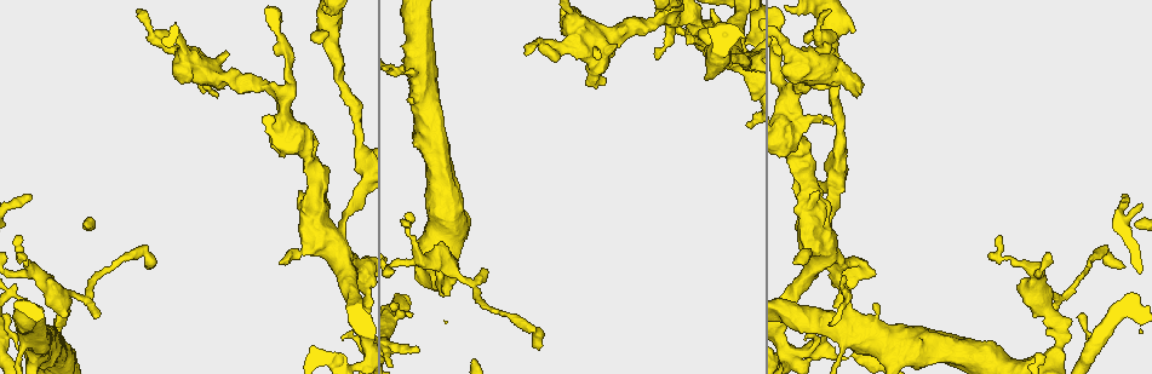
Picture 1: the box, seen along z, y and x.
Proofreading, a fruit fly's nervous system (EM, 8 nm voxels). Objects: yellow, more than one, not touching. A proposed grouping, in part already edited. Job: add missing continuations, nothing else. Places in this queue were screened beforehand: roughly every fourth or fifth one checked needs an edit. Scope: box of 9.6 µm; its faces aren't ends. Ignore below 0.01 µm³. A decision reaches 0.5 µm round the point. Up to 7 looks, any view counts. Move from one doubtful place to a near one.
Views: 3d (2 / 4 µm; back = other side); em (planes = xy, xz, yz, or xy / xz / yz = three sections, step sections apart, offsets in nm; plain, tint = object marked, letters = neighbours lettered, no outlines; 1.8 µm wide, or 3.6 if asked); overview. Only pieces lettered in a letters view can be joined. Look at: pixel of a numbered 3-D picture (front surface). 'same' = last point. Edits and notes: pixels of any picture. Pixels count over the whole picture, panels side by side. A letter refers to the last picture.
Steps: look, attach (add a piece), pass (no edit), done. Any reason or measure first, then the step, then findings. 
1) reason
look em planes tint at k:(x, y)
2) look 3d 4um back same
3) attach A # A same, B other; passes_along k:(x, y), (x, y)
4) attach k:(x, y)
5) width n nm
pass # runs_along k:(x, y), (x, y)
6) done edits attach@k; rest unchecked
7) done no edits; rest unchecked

free end
look em planes letters at 1:(407, 311)

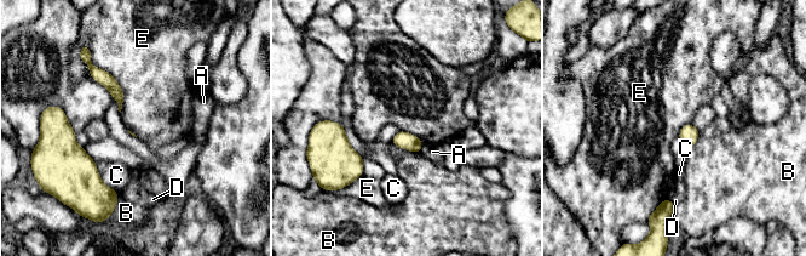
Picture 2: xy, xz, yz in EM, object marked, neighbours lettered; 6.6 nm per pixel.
pass # A other, B other, C other, D other, E other; border 2:(90, 60), (121, 87), (121, 112); none of them fits

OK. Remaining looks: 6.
an open end
look 3d 2um at 1:(605, 80)

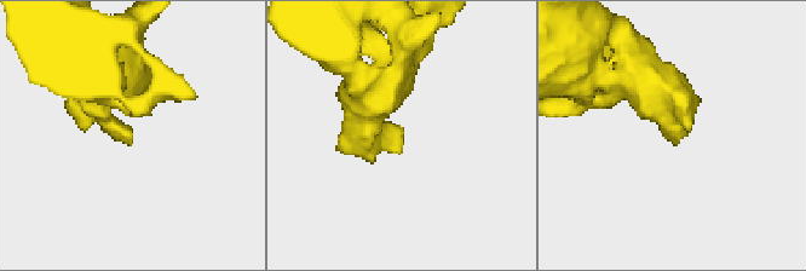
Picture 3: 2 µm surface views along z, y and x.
look em xz step 4 letters at 3:(677, 140)

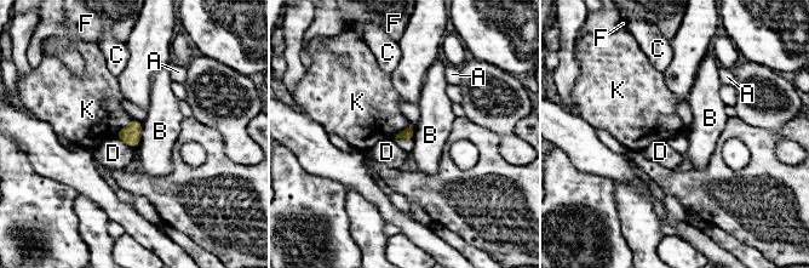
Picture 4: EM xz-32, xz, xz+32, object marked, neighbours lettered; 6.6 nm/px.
cut it another way
look em planes letters same

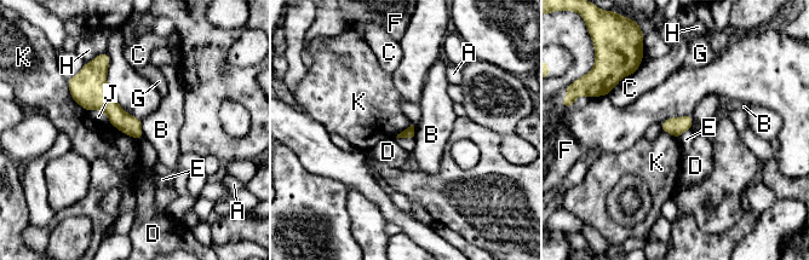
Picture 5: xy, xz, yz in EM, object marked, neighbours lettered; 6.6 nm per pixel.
pass # A other, B other, C other, D other, E other, F other, G other, H other, J other, K other; none of them fits

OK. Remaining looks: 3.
look em xz step 16 letters at 1:(657, 17)

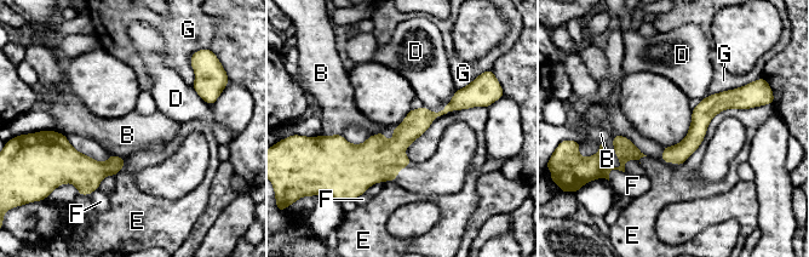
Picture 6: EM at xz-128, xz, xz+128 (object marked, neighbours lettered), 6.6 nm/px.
look em planes letters same

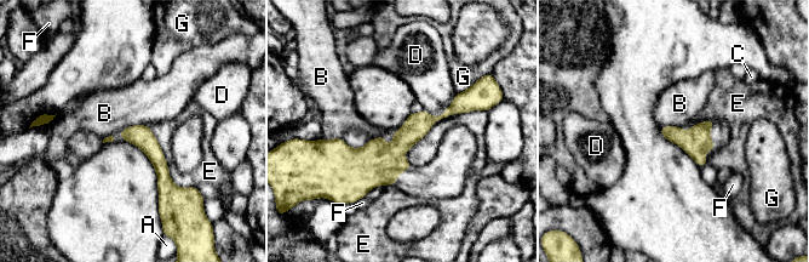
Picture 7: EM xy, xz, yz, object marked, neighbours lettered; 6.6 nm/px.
pass # A other, B other, C other, D other, E other, F other, G other; runs_along 7:(469, 107), (423, 121), (389, 155), (331, 148); no lettered piece goes on from it

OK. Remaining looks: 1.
done no edits; rest unchecked

